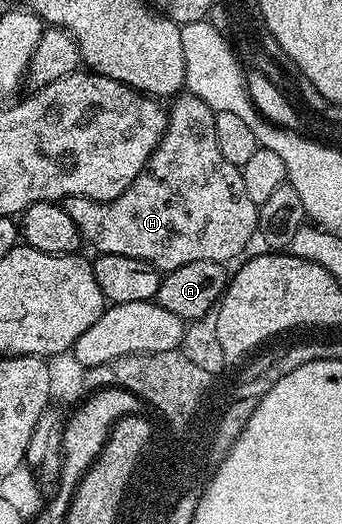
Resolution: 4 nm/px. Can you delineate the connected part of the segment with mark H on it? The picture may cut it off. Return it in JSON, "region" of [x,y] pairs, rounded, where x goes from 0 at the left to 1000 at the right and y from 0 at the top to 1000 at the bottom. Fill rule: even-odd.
{"region":[[[532,176],[506,189],[500,202],[491,202],[485,219],[485,248],[474,256],[462,279],[444,290],[444,298],[430,305],[427,317],[398,336],[398,344],[377,359],[345,378],[330,378],[322,385],[284,385],[266,378],[199,378],[190,380],[187,397],[199,412],[211,412],[211,427],[222,427],[228,445],[240,448],[240,460],[257,471],[266,469],[275,481],[287,485],[336,485],[339,489],[386,489],[424,500],[442,500],[468,519],[512,515],[538,504],[561,504],[561,496],[620,496],[623,500],[670,502],[670,492],[684,492],[731,462],[731,452],[746,452],[754,435],[754,395],[737,389],[737,380],[725,374],[722,363],[713,361],[713,344],[699,319],[667,313],[655,305],[655,296],[643,290],[643,275],[632,275],[632,244],[626,242],[626,219],[632,212],[596,191],[585,191],[570,179]]]}

